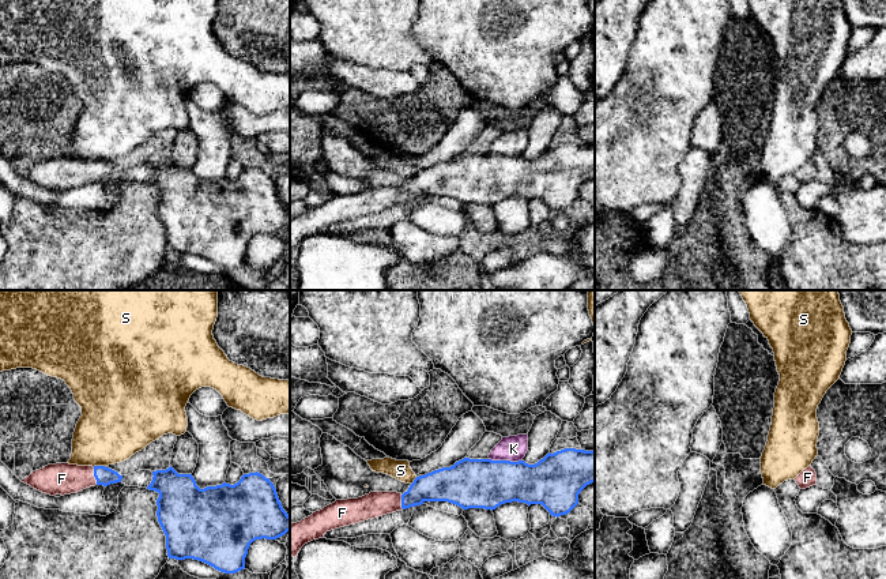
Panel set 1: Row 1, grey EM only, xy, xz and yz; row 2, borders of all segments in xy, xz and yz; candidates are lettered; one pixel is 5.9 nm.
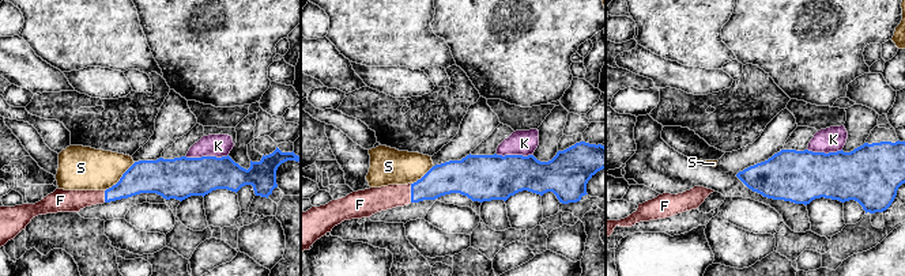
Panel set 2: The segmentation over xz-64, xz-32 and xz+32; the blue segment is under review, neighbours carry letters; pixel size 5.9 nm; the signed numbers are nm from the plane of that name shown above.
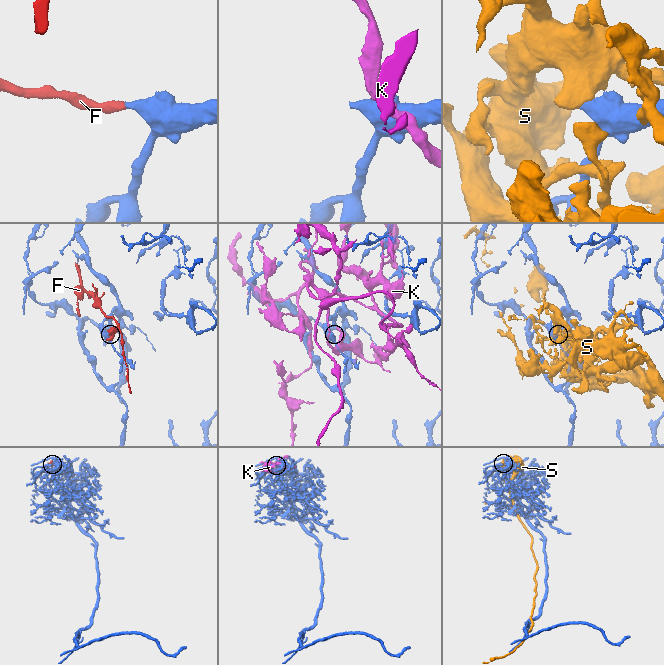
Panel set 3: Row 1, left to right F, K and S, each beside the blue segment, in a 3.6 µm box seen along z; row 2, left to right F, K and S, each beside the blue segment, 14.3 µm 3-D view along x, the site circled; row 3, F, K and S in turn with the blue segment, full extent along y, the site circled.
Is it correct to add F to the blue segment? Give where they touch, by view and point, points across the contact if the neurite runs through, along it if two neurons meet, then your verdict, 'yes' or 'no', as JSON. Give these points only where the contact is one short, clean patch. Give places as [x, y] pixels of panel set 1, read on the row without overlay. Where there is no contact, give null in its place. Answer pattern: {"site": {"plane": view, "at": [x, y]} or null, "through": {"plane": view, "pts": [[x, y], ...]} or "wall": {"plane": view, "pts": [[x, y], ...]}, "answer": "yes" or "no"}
{"site": {"plane": "xy", "at": [94, 170]}, "through": {"plane": "xy", "pts": [[104, 170], [94, 170], [61, 173]]}, "answer": "yes"}

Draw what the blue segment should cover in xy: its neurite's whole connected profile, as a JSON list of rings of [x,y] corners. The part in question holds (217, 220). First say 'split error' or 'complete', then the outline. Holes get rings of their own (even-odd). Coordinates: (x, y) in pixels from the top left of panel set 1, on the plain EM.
complete; [[[171,161],[152,166],[147,181],[159,188],[157,195],[158,217],[166,230],[169,253],[193,253],[225,268],[235,268],[245,263],[245,252],[256,234],[276,234],[290,225],[290,211],[279,196],[269,173],[260,168],[244,169],[234,178],[200,184],[192,169],[178,169]]]

